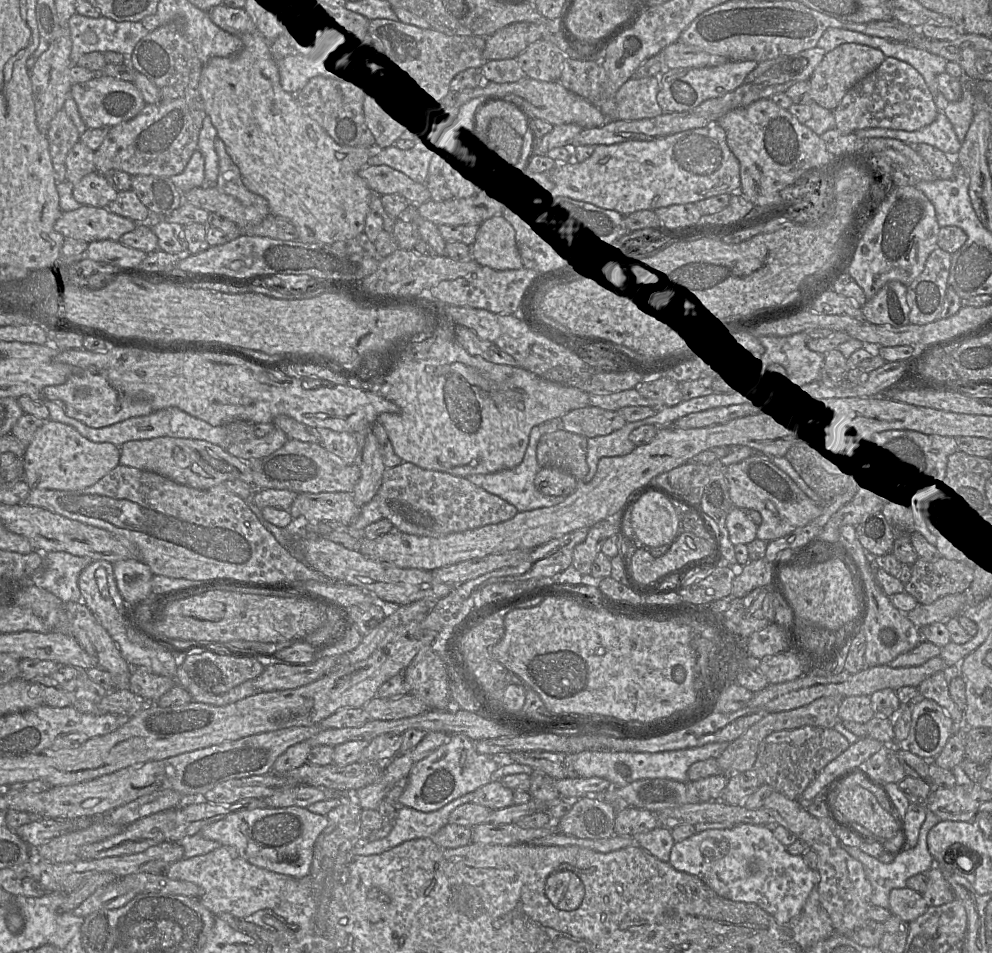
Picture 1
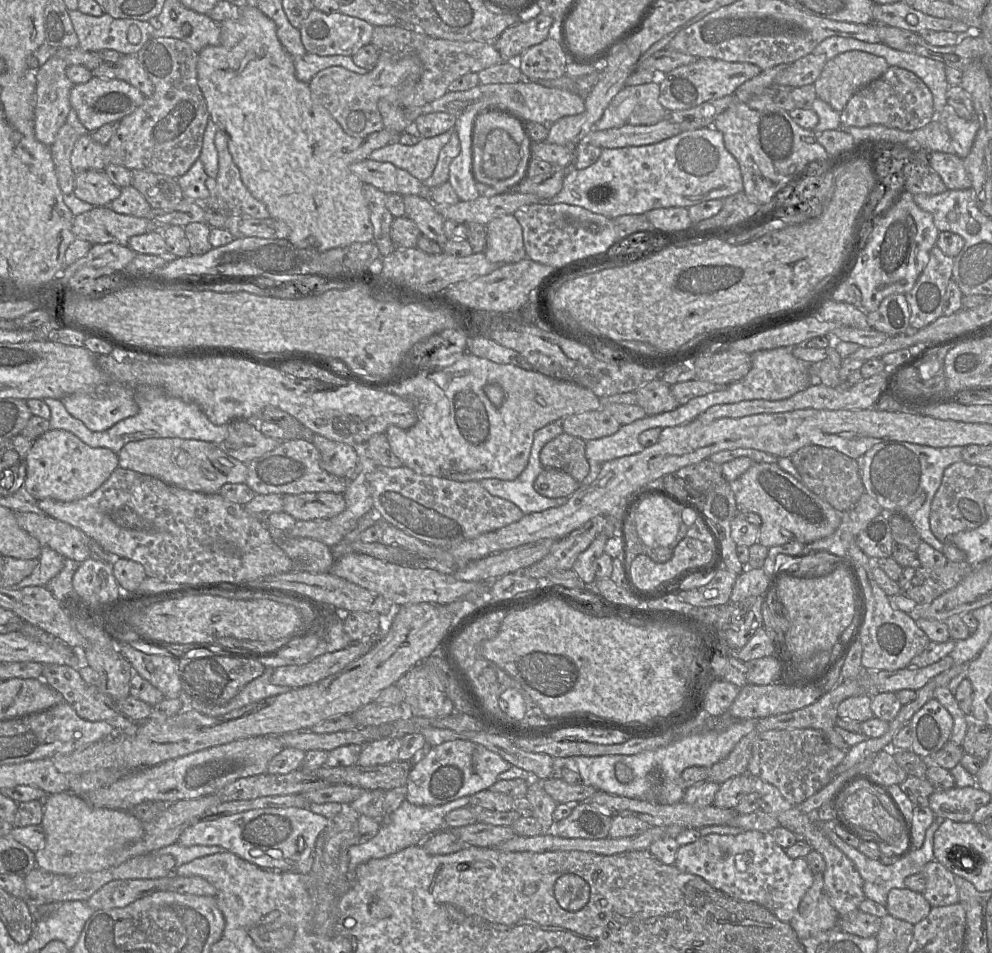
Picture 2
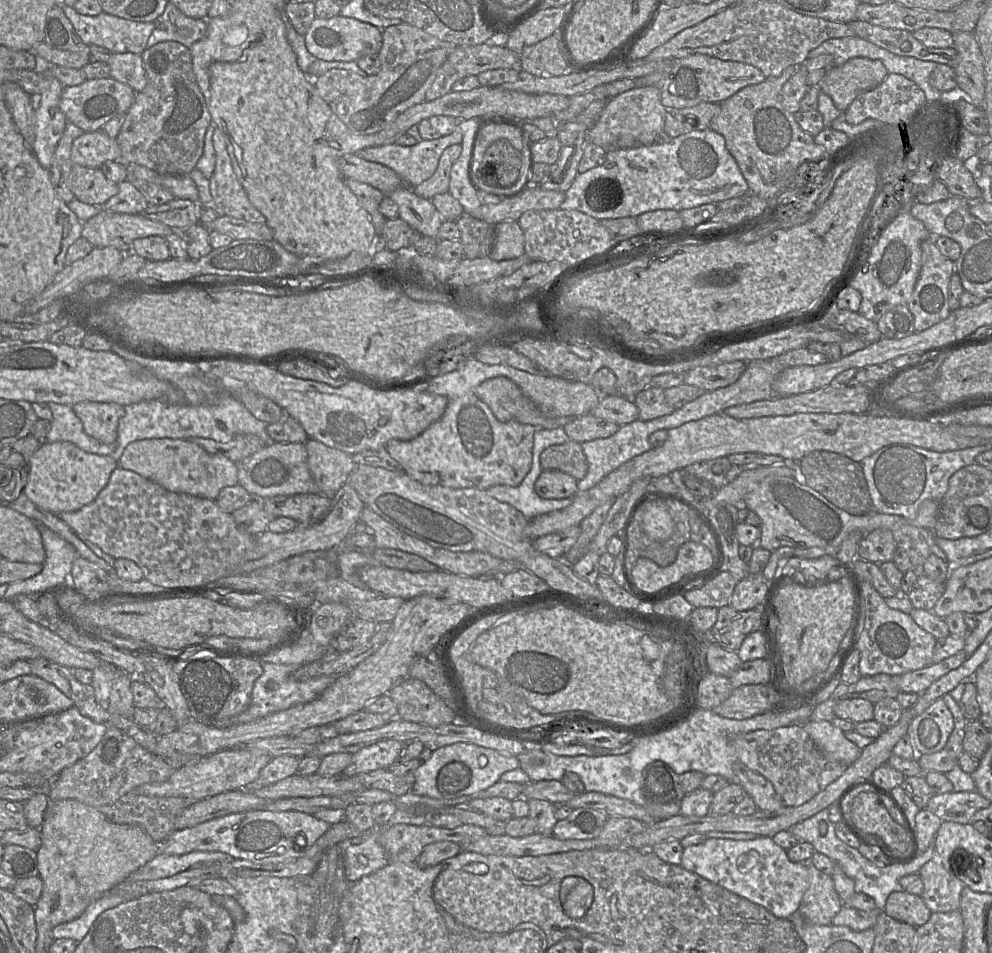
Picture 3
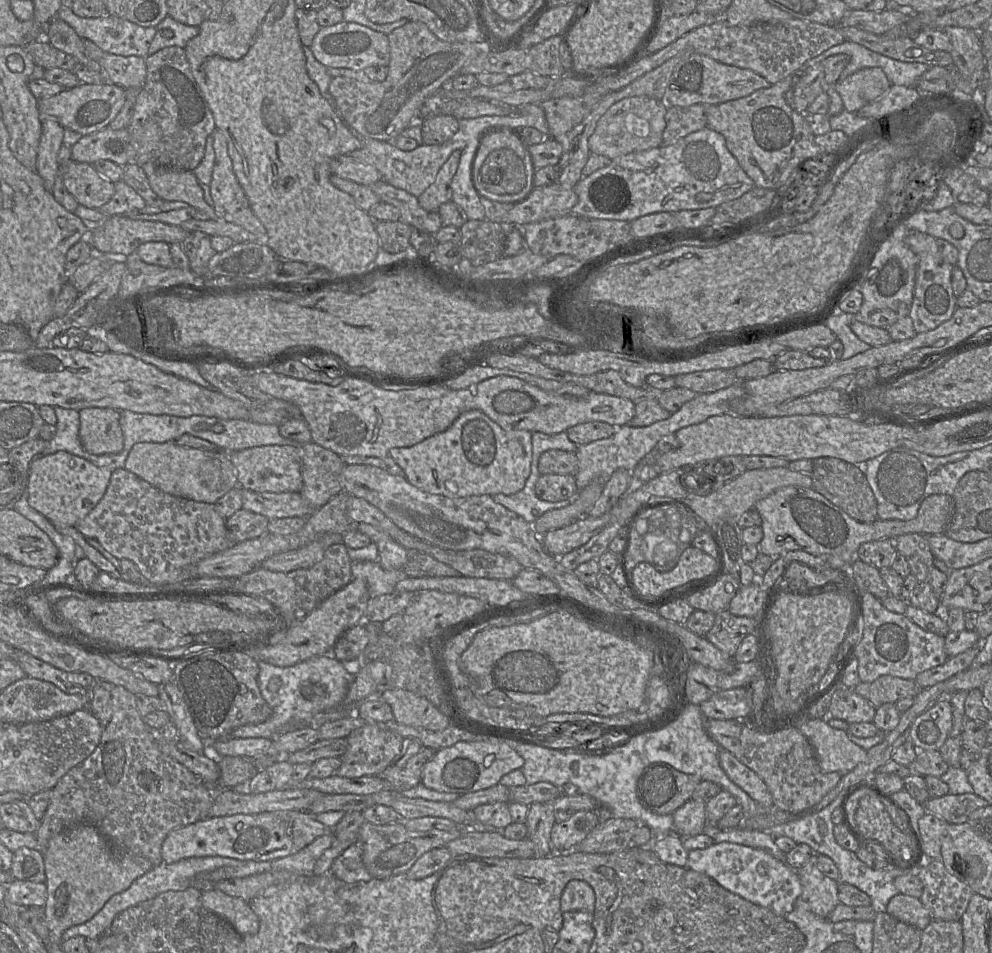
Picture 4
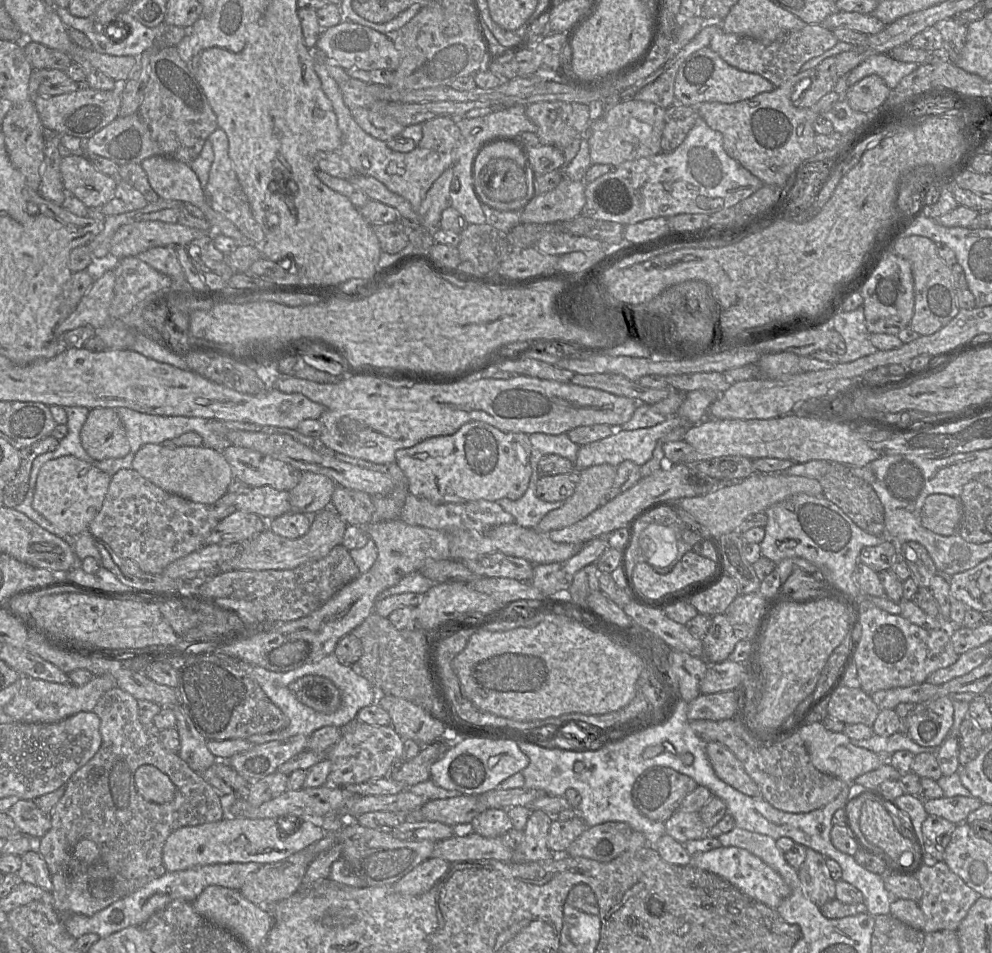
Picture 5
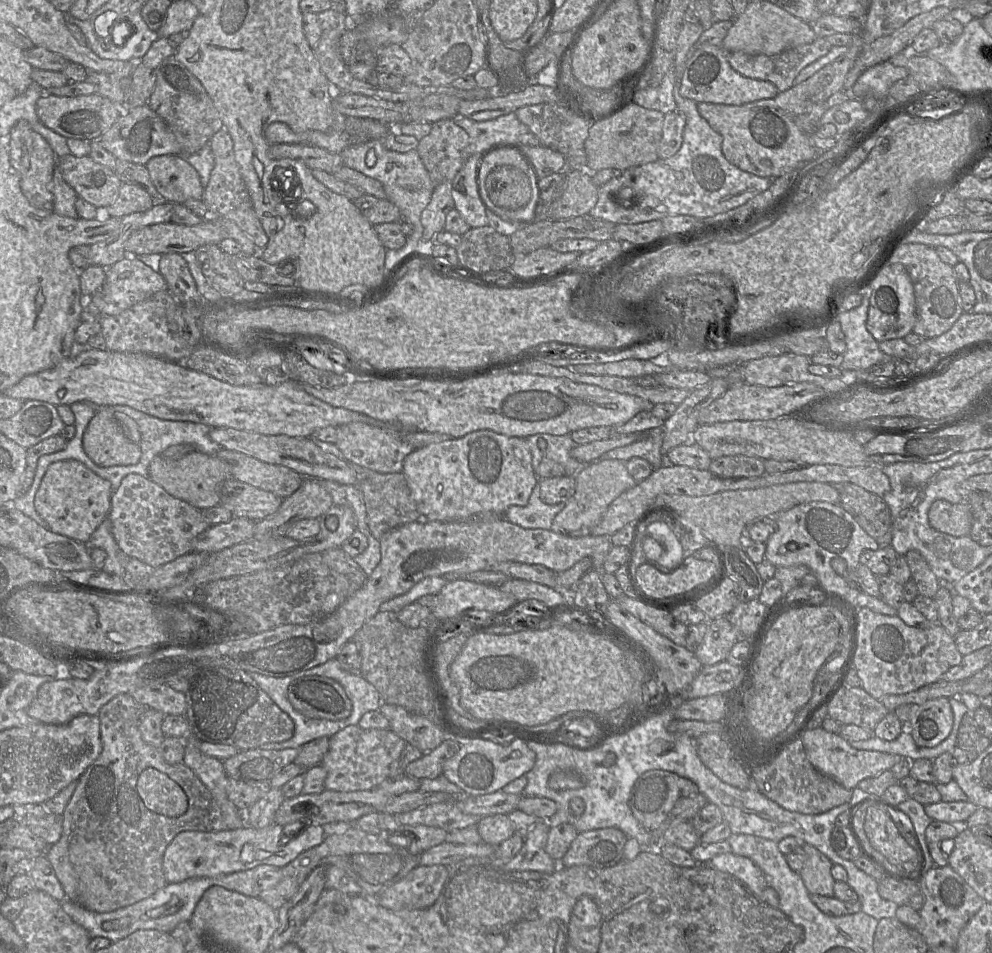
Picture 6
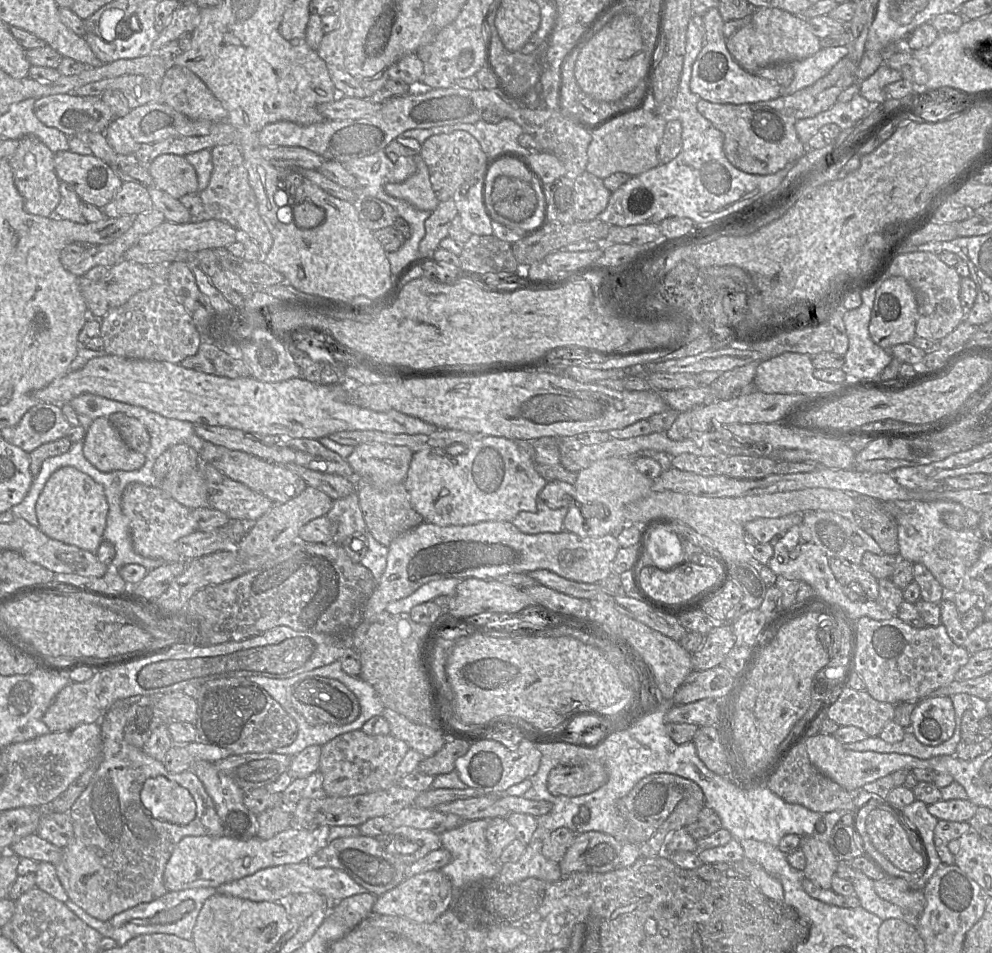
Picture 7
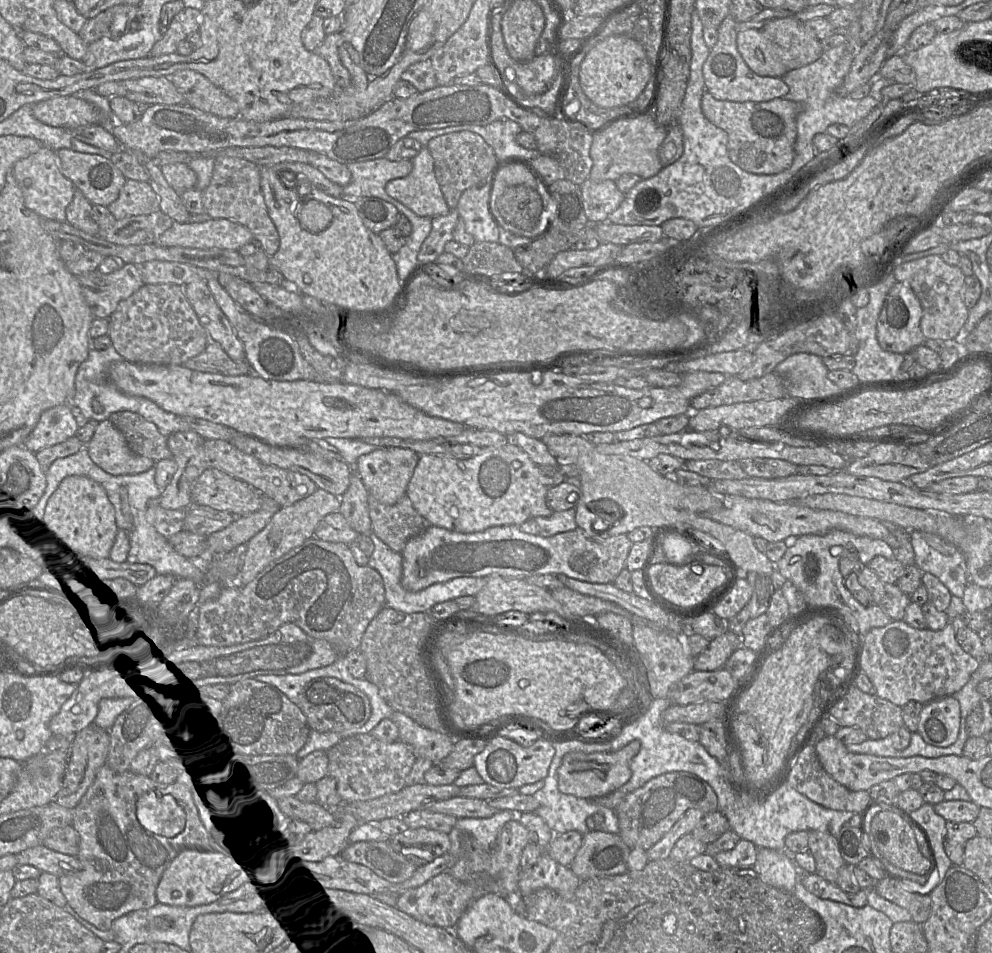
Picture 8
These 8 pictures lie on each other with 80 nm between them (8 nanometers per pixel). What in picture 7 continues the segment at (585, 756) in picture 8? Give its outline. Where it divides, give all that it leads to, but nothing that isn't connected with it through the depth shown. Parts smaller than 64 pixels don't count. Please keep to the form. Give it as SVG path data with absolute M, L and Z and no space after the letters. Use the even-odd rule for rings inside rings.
M573 758L562 760L550 771L547 786L553 795L581 796L598 790L607 780L600 762Z

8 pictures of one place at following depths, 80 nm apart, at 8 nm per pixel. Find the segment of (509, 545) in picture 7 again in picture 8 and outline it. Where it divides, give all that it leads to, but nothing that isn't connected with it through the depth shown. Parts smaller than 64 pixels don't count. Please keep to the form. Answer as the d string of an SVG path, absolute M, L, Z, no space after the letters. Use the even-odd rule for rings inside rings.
M429 526L423 533L408 540L402 556L402 587L409 592L418 592L435 583L446 582L459 577L501 576L525 580L531 576L546 574L564 575L590 583L613 583L626 567L626 560L633 543L627 534L602 537L589 535L577 527L575 530L542 537L522 532L518 526L493 526L481 532L460 533L437 526Z

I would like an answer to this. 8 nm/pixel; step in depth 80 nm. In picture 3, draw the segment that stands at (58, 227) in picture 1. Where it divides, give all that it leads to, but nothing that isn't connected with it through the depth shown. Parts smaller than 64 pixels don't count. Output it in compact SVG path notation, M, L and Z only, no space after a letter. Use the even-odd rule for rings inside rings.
M101 209L98 214L82 224L81 237L88 240L93 247L113 246L124 253L132 252L132 243L137 238L148 236L167 237L174 230L159 221L150 220L139 214L123 214Z

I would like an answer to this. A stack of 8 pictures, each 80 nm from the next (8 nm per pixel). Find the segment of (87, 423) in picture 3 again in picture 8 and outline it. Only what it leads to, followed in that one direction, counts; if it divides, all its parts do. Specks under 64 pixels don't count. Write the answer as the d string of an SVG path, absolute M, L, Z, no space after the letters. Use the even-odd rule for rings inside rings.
M109 419L98 424L86 446L91 460L111 475L140 474L156 463L150 458L135 454L124 435Z

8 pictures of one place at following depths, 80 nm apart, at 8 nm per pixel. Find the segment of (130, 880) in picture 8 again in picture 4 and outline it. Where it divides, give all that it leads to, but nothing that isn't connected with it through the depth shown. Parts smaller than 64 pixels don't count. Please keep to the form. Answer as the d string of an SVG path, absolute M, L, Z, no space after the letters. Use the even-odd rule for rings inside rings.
M95 680L90 690L90 703L88 706L88 710L99 720L101 725L101 739L97 748L94 752L86 758L82 763L70 769L52 788L52 796L45 813L41 821L41 826L37 830L36 839L38 841L38 850L43 853L46 849L49 841L58 833L61 833L64 830L72 828L78 825L90 825L97 828L101 834L108 839L108 841L113 844L117 849L132 853L135 855L142 856L148 859L151 863L152 867L158 866L163 862L161 856L161 847L162 844L167 837L167 835L177 829L179 827L184 827L190 824L193 824L197 821L201 821L207 819L209 817L209 811L214 803L215 792L211 789L210 786L206 785L198 776L188 770L184 765L173 759L172 757L164 754L153 739L153 730L149 726L145 724L143 718L140 716L137 705L135 695L130 691L125 689L122 686L115 685L109 682L105 682L102 680ZM144 772L150 772L153 774L153 782L149 784L148 787L144 787L139 783L139 775Z

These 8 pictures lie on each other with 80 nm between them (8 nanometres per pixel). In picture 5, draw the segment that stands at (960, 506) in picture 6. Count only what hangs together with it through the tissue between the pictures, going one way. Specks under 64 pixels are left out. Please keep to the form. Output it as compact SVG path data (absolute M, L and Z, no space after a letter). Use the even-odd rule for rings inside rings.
M931 494L924 501L921 524L933 533L950 536L957 533L962 516L963 506L959 498Z

